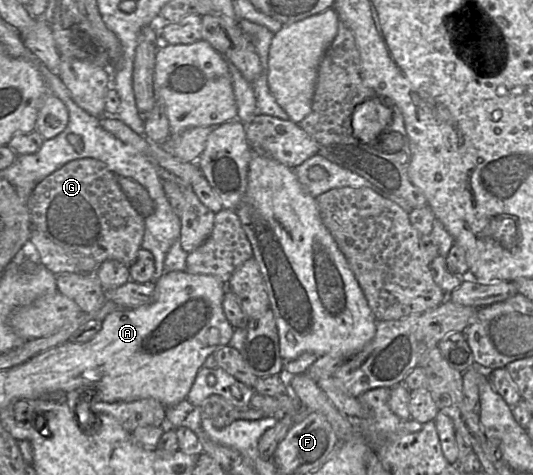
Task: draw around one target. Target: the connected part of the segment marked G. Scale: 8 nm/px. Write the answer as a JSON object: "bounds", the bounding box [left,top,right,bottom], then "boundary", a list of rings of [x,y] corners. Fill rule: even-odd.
{"bounds":[28,158,145,274],"boundary":[[[81,158],[73,160],[44,178],[34,187],[28,200],[28,207],[32,226],[69,254],[84,274],[95,274],[96,269],[106,260],[116,260],[129,267],[129,265],[136,259],[137,252],[141,248],[145,231],[145,217],[136,211],[127,196],[122,191],[118,183],[118,176],[111,172],[103,162],[94,158]]]}

